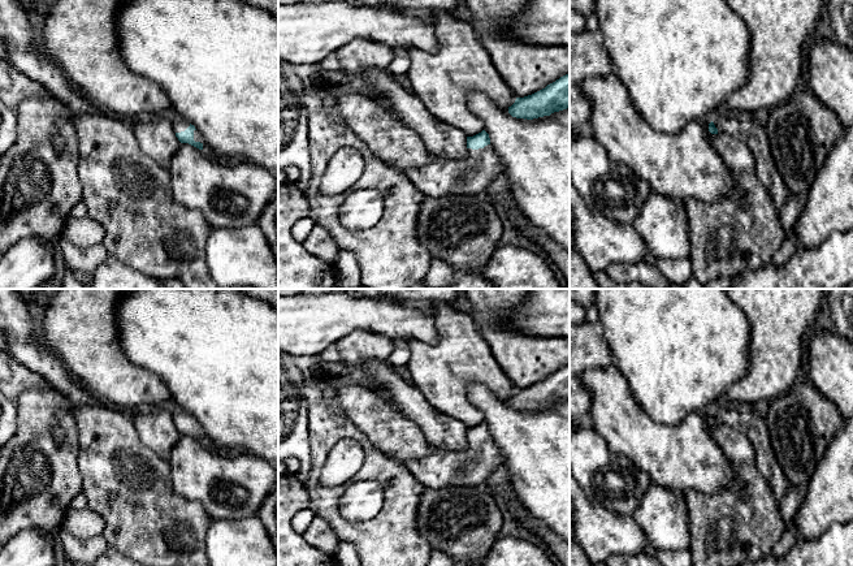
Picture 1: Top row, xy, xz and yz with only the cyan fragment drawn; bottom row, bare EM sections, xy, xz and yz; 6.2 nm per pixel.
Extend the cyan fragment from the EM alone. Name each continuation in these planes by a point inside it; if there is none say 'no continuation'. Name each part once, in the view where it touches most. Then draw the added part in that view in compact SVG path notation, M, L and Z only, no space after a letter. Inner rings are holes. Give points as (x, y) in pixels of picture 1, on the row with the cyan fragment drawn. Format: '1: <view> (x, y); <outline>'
1: xz (472, 175); M492 144L479 150L468 148L467 156L459 160L432 156L425 167L403 172L416 189L433 198L485 194L486 187L501 173L503 165L495 159Z

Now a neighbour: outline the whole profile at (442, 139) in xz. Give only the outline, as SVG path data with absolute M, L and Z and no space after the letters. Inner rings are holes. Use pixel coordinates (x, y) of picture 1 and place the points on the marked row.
M365 69L356 77L365 82L369 94L387 103L397 116L421 137L432 156L450 160L467 156L466 133L434 117L413 94L403 90L385 70Z

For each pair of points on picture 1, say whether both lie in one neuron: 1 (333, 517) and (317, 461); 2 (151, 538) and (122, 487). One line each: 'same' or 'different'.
1: same
2: same

